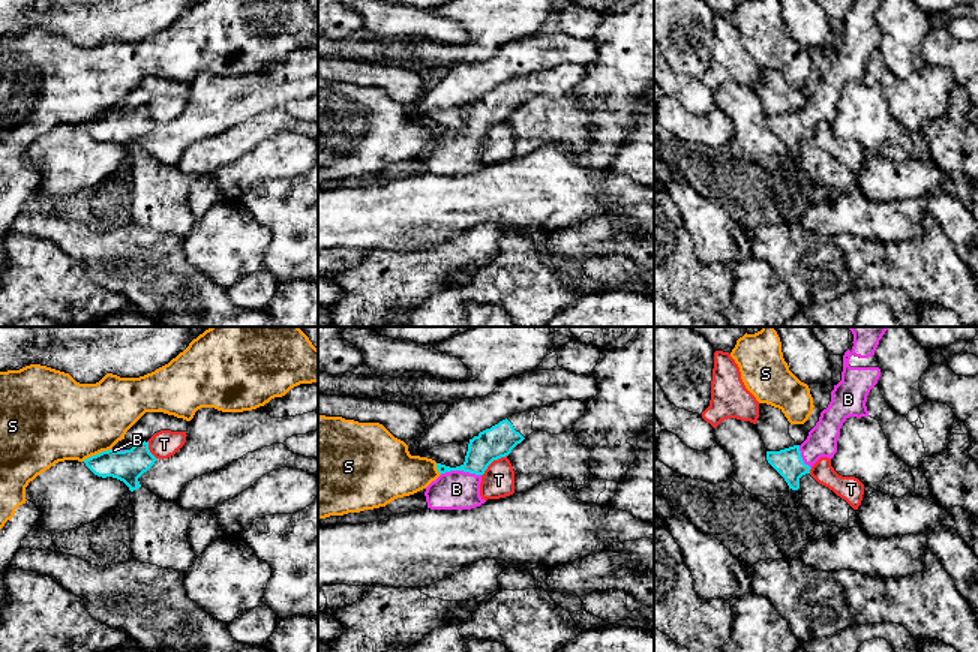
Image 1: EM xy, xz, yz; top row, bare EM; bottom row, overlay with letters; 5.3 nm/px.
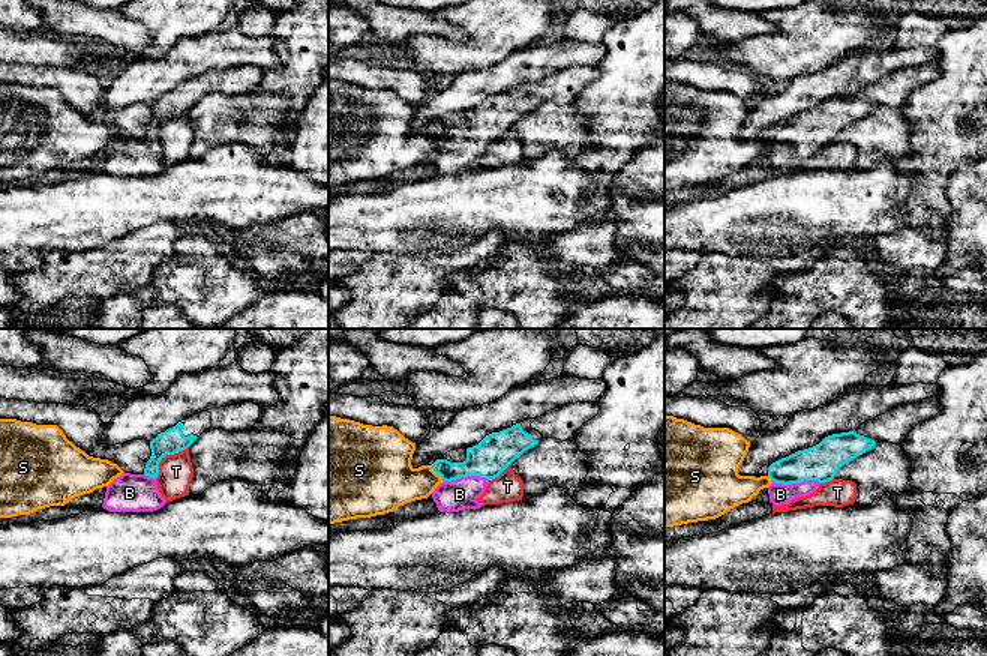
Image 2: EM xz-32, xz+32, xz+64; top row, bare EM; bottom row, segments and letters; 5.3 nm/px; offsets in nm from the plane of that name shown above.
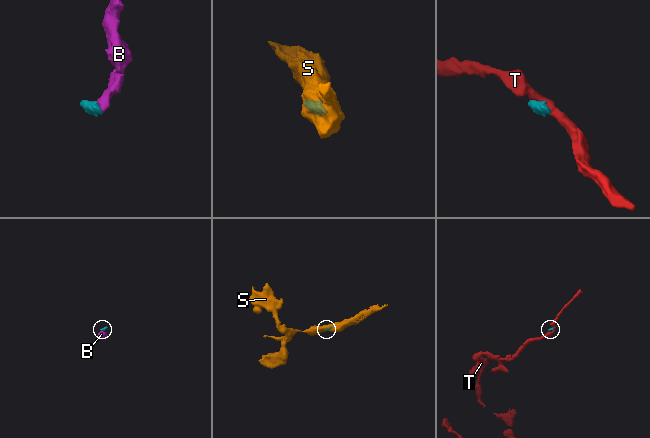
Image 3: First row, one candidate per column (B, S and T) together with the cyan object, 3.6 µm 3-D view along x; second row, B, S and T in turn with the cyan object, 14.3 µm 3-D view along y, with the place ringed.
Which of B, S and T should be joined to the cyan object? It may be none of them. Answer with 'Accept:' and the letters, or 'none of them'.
Accept: B

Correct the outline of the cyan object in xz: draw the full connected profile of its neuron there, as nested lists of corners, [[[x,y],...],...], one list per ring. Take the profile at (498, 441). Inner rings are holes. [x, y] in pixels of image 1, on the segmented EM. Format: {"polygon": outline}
{"polygon": [[[562,400],[514,414],[470,439],[465,462],[450,468],[436,463],[441,474],[424,492],[430,510],[471,510],[486,501],[480,496],[482,475],[488,466],[528,438],[532,432],[560,435],[585,414],[586,403]]]}

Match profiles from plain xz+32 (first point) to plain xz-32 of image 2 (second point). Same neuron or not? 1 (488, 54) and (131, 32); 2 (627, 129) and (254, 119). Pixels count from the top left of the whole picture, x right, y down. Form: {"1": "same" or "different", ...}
{"1": "different", "2": "different"}

